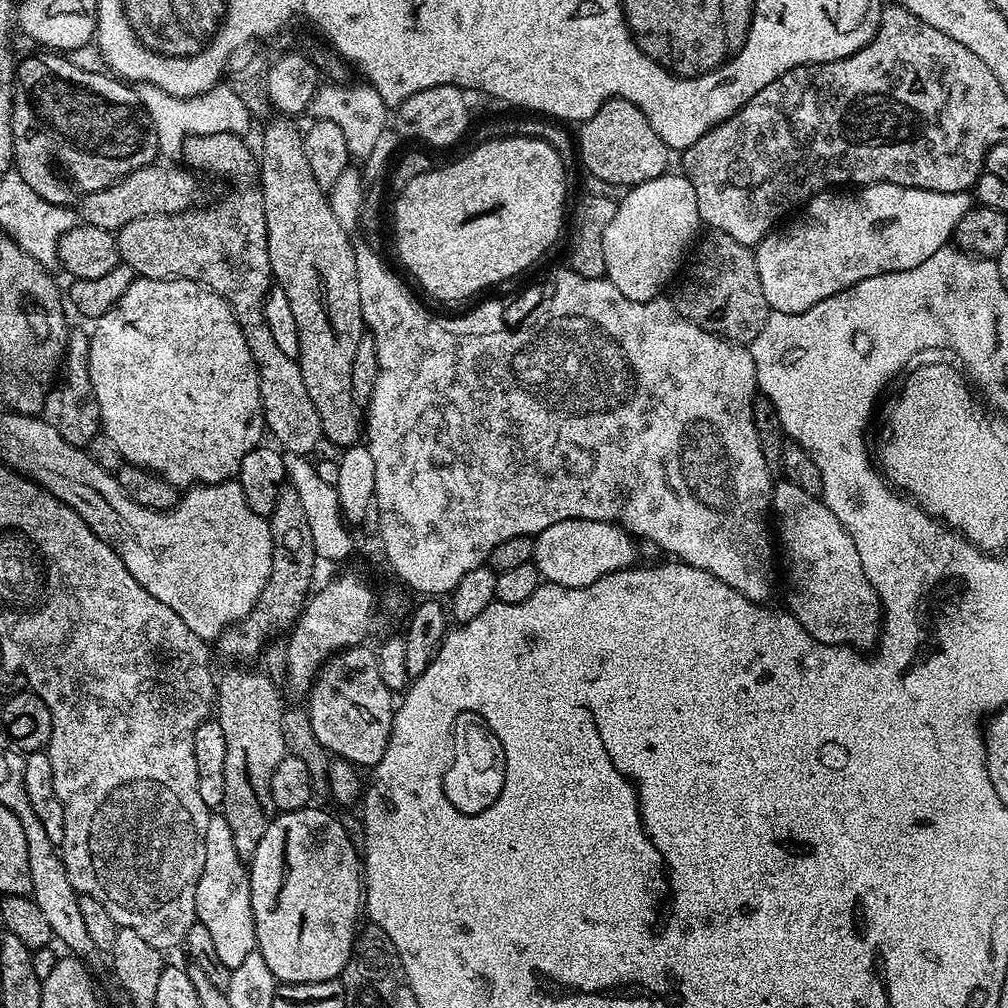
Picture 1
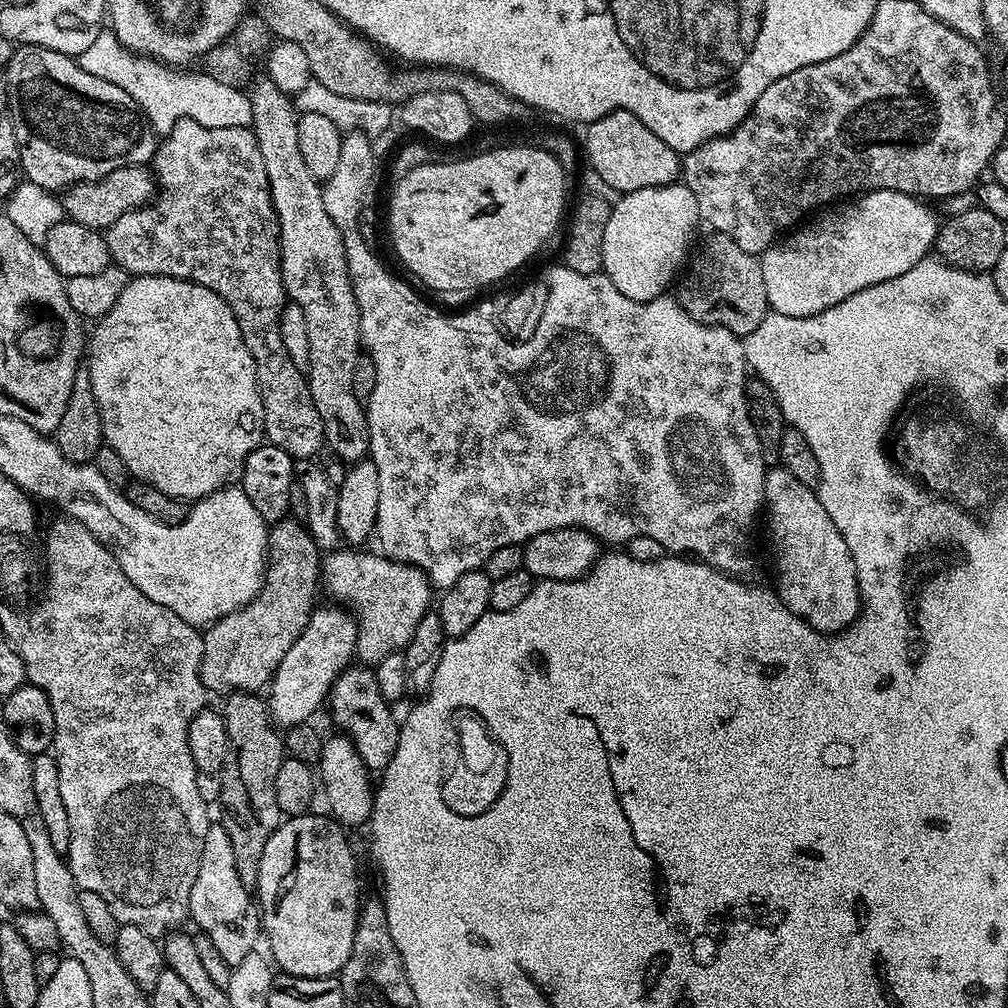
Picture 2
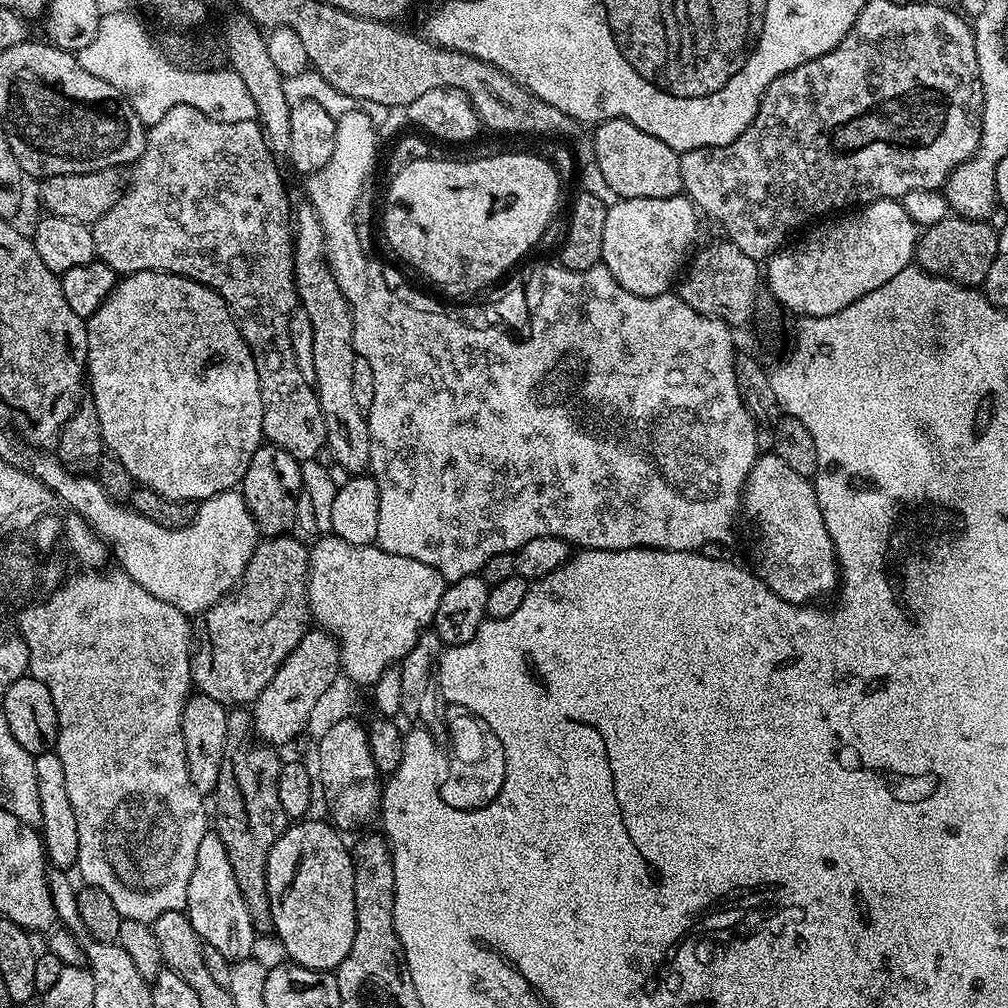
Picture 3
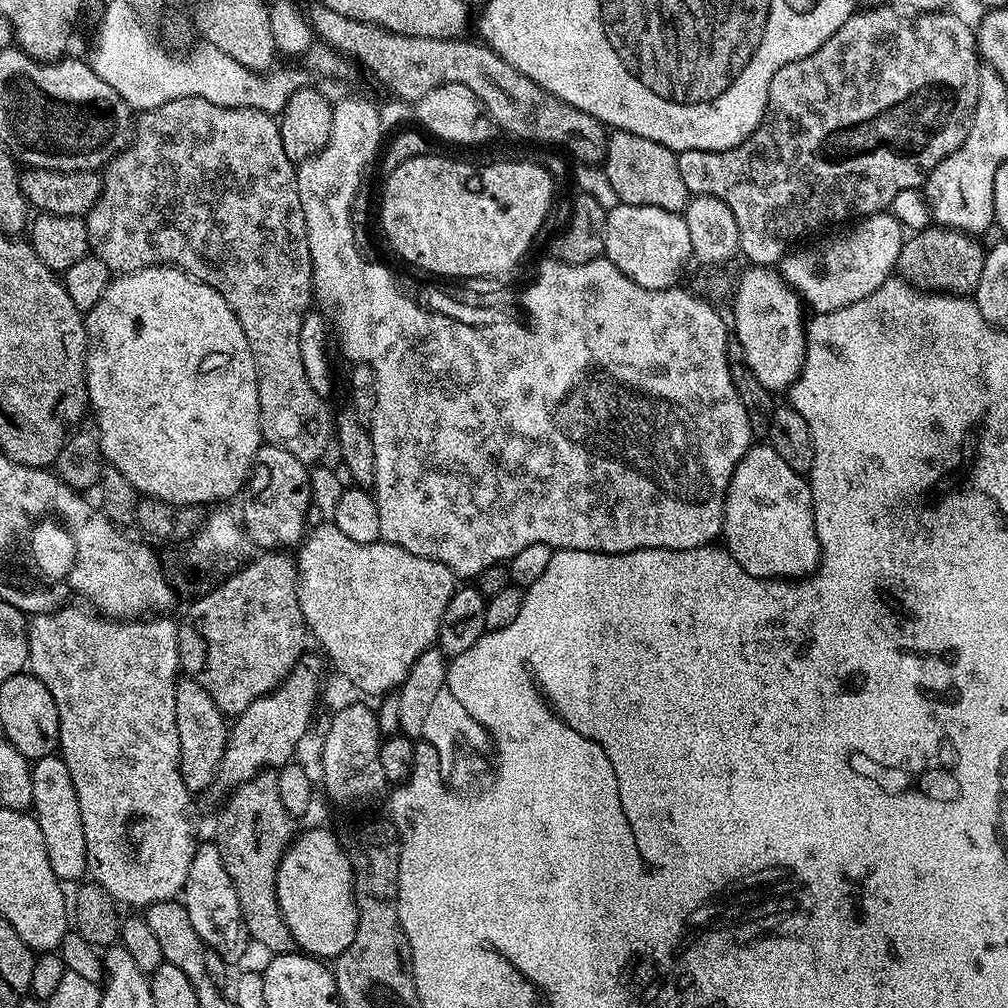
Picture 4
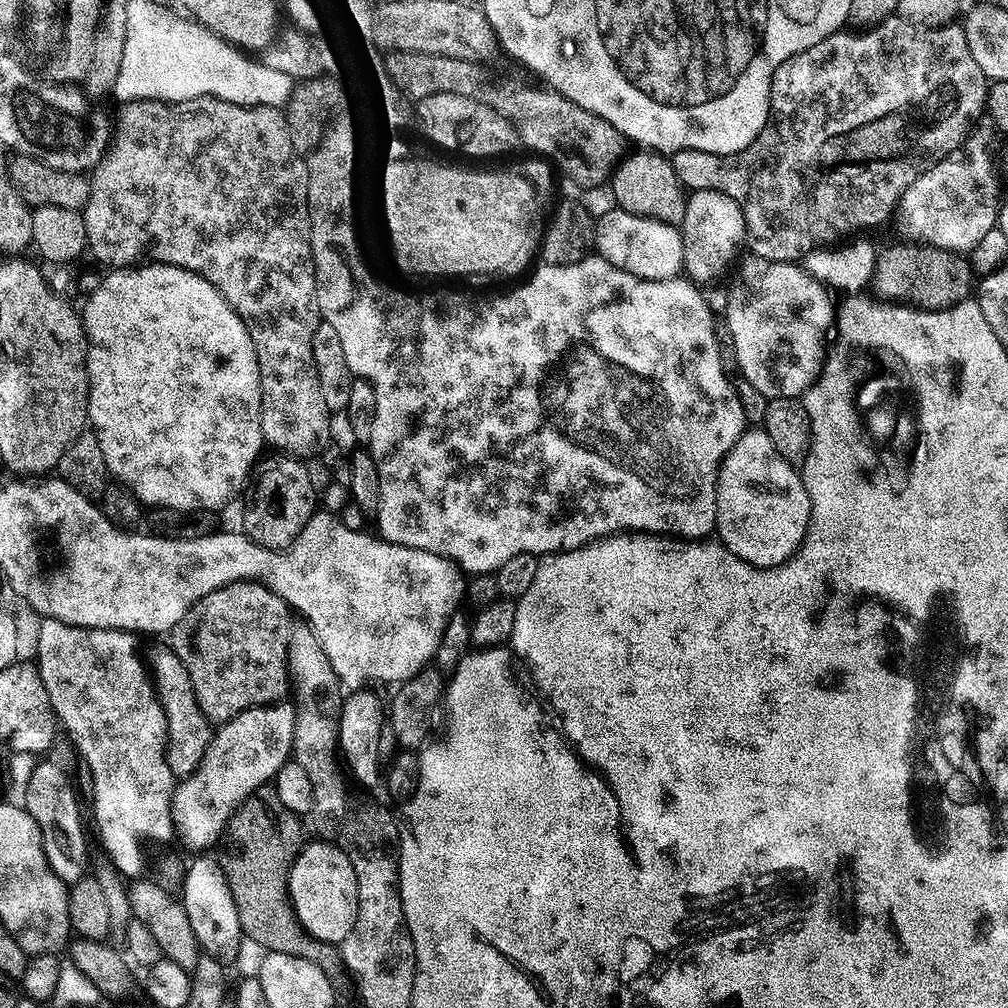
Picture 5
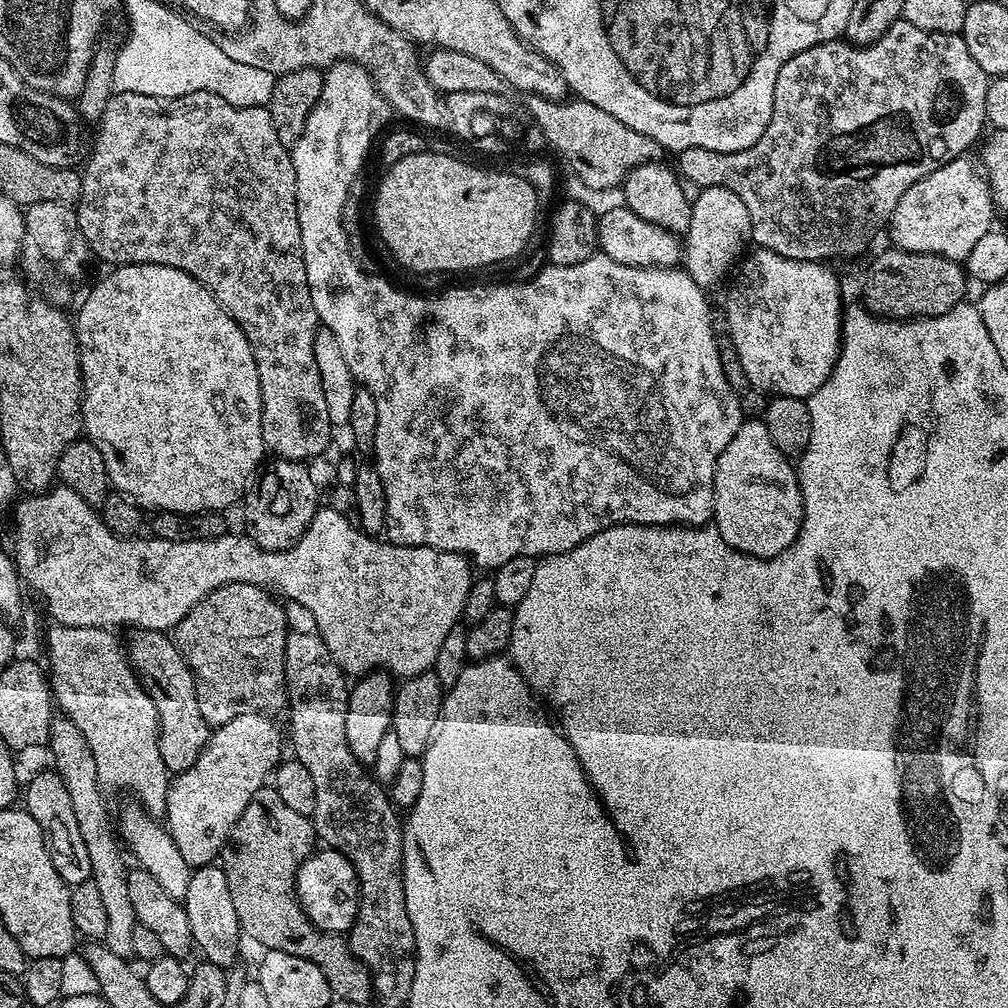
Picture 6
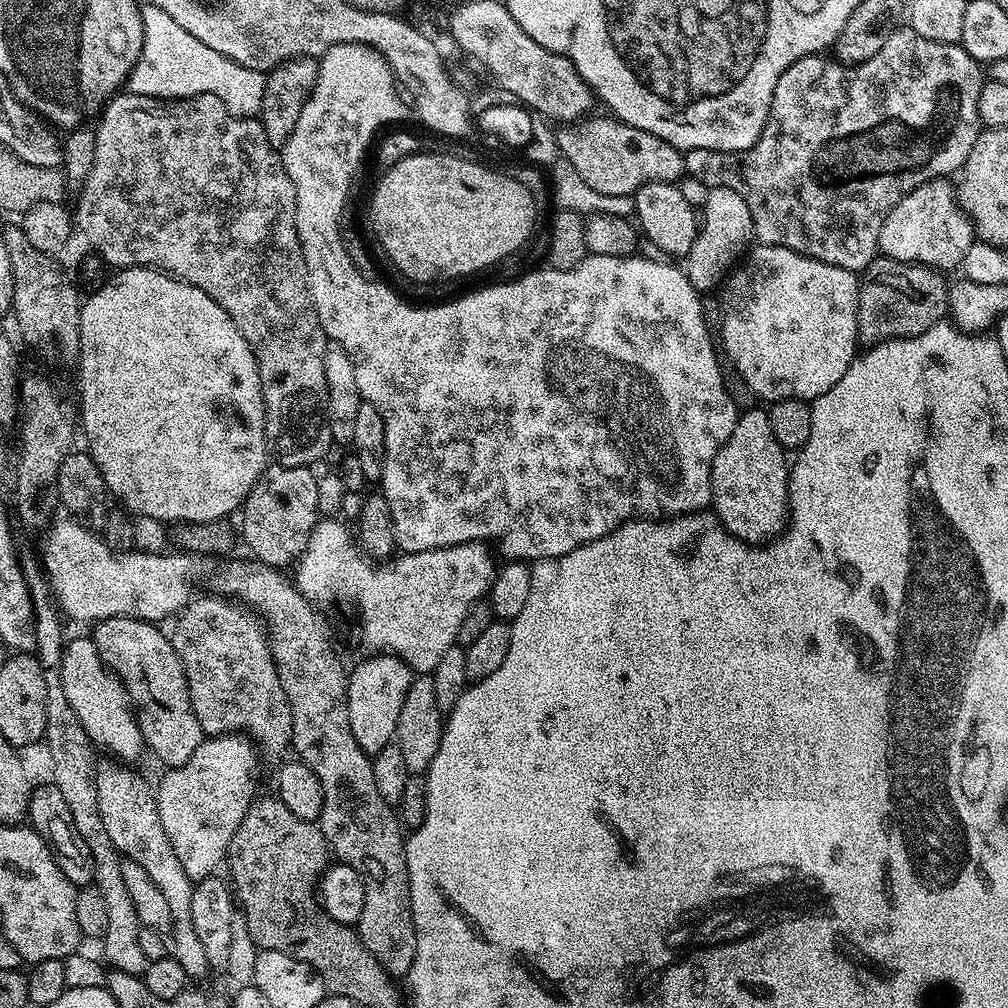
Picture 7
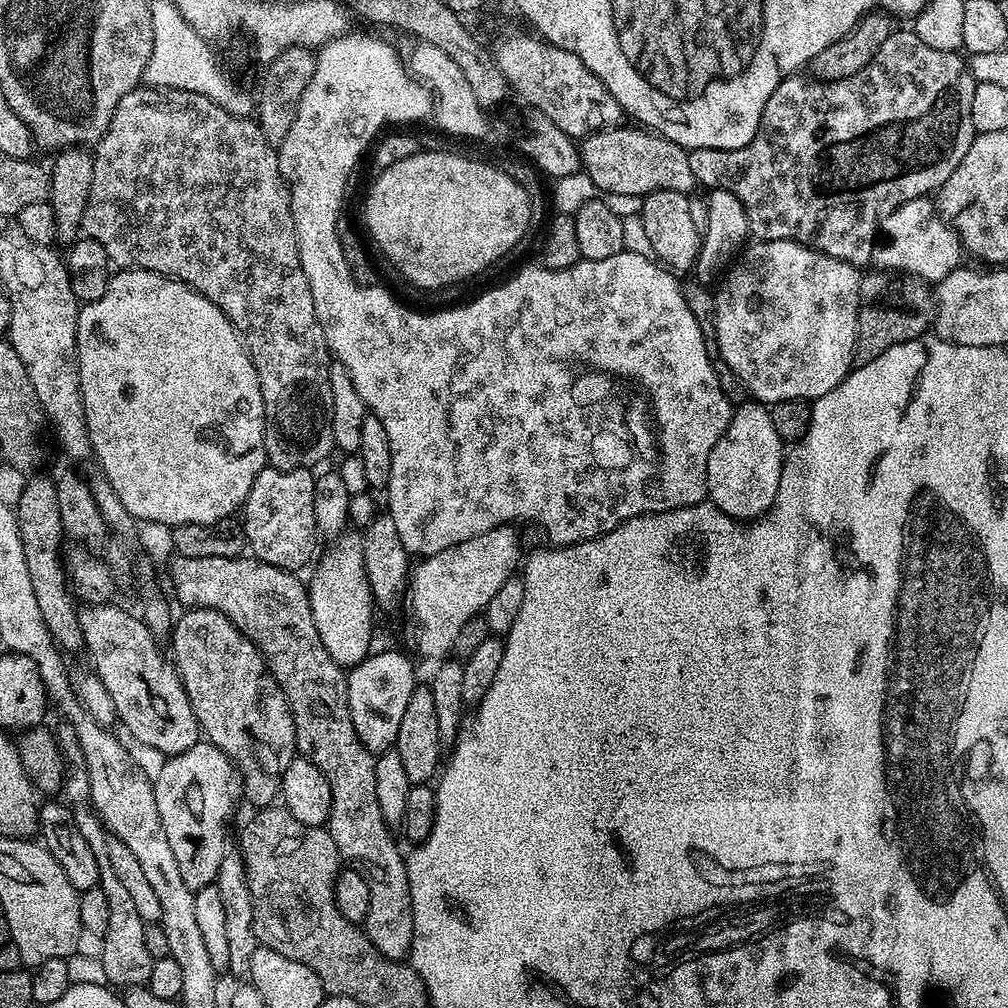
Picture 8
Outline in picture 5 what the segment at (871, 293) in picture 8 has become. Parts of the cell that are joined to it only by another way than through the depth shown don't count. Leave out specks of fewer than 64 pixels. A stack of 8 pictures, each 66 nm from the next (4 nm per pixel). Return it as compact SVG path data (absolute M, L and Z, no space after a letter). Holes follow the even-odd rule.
M903 242L904 244L896 244L888 253L881 255L876 263L876 273L872 276L871 287L876 288L875 295L881 300L886 300L889 302L907 302L918 308L930 308L930 309L944 309L948 308L950 305L960 304L961 301L969 297L969 292L971 286L973 289L974 280L972 284L972 276L974 277L974 269L972 267L971 261L959 253L949 251L948 249L940 249L934 245L921 244L919 242Z

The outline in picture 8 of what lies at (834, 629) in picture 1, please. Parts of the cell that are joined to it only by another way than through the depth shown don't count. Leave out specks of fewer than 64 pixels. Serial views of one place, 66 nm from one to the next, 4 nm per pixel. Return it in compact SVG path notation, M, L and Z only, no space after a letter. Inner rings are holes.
M745 402L733 411L730 422L710 450L708 463L707 499L726 515L741 522L760 519L770 510L778 494L782 466L786 459L786 445L774 430L774 418L763 403Z

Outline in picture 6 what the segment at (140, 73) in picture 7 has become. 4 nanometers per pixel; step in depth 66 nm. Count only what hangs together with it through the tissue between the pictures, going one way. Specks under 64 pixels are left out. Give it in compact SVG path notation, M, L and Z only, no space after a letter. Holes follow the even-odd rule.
M154 8L130 14L130 36L122 50L115 55L116 92L148 94L150 97L180 97L188 93L213 92L235 108L262 108L274 94L278 79L270 70L234 62L222 54L219 43L211 40L187 22L179 11Z

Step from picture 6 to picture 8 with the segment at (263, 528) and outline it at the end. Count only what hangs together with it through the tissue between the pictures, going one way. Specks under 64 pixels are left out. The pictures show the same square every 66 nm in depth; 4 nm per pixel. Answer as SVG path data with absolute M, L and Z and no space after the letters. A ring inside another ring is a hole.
M271 466L264 467L258 478L254 478L254 486L244 500L242 523L244 539L255 559L266 562L270 566L285 568L287 572L296 572L306 567L308 563L309 565L313 563L312 551L316 548L316 536L318 537L314 514L315 480L316 476L306 468L295 468L284 472L281 468Z

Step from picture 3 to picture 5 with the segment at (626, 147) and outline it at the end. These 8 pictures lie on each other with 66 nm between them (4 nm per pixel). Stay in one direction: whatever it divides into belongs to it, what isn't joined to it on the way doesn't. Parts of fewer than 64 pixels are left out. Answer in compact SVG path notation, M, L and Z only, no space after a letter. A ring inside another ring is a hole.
M651 150L637 151L633 156L631 154L625 155L620 163L616 165L616 171L610 178L610 187L617 198L619 207L630 214L652 216L655 220L665 220L668 224L683 225L688 196L684 185L681 184L678 174L674 170L671 159L667 155Z

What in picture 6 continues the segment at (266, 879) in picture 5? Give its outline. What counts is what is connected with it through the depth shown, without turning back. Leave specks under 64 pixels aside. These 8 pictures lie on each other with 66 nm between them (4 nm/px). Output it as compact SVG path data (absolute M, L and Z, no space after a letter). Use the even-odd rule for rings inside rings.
M265 786L259 788L254 794L254 798L250 798L250 802L246 802L246 810L242 810L242 818L238 818L234 830L228 835L228 843L225 844L222 853L222 867L226 874L226 882L230 885L230 898L234 902L234 914L238 914L241 933L243 933L247 939L249 936L254 943L261 944L261 949L270 952L281 952L282 954L294 954L298 958L306 958L306 962L314 962L314 966L318 966L318 970L322 970L322 974L326 974L326 982L330 982L330 990L332 991L333 997L349 1000L358 1006L364 1006L364 1003L368 1000L368 996L370 1000L370 993L372 992L372 978L367 966L355 956L351 946L348 945L348 941L343 935L335 932L324 932L318 926L314 926L314 922L305 914L303 906L300 905L300 900L296 897L296 871L300 869L301 862L312 855L317 844L318 837L316 830L313 828L309 817L303 816L302 814L294 814L294 810L290 810L290 806L286 806L286 802L282 802L282 798L278 798L275 787Z

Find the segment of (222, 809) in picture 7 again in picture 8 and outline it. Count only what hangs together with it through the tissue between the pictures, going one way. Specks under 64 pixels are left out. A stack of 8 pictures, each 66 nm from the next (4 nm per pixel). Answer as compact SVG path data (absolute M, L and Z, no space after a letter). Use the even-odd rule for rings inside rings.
M207 742L190 746L190 750L177 756L169 756L163 763L152 782L158 818L162 818L166 842L174 849L174 859L178 861L178 870L186 886L194 890L204 888L216 882L218 866L222 866L228 819L236 808L236 799L239 801L242 796L240 771L225 752Z

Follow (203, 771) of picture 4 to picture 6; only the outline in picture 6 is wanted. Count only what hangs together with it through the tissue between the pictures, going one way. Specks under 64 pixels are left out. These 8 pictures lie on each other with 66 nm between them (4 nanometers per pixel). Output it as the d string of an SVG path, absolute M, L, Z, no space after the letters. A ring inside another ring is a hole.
M141 628L131 633L126 642L126 655L137 680L154 702L160 723L160 753L169 773L185 772L198 762L198 754L206 746L210 725L198 710L196 679L175 643L165 633ZM168 639L168 640L167 640Z

